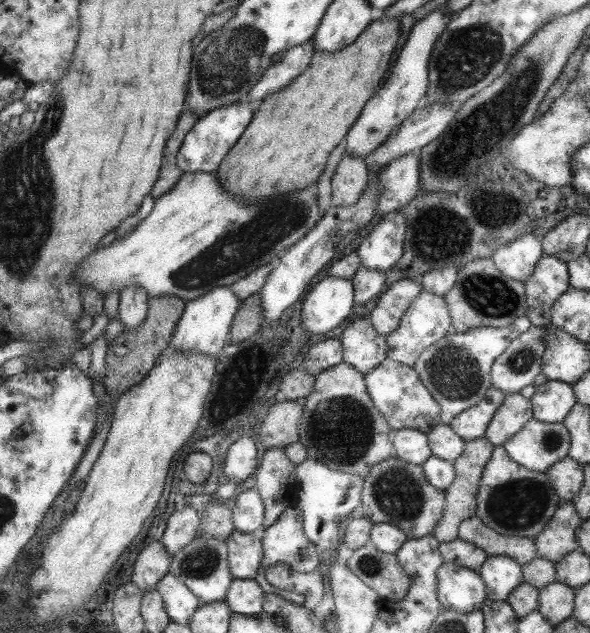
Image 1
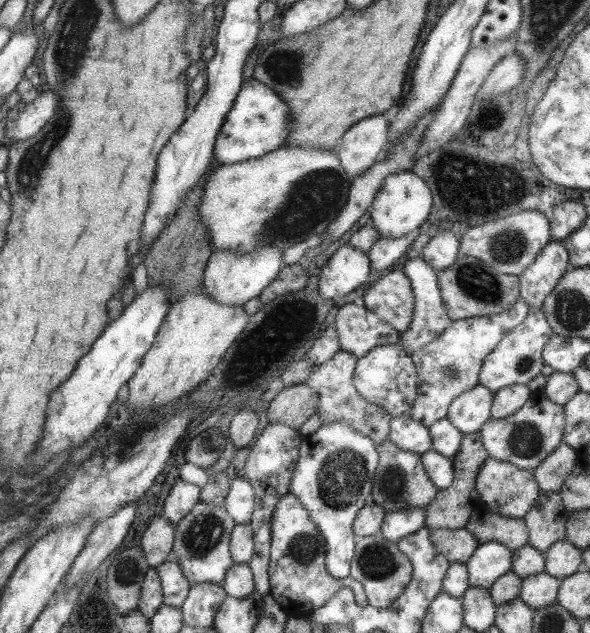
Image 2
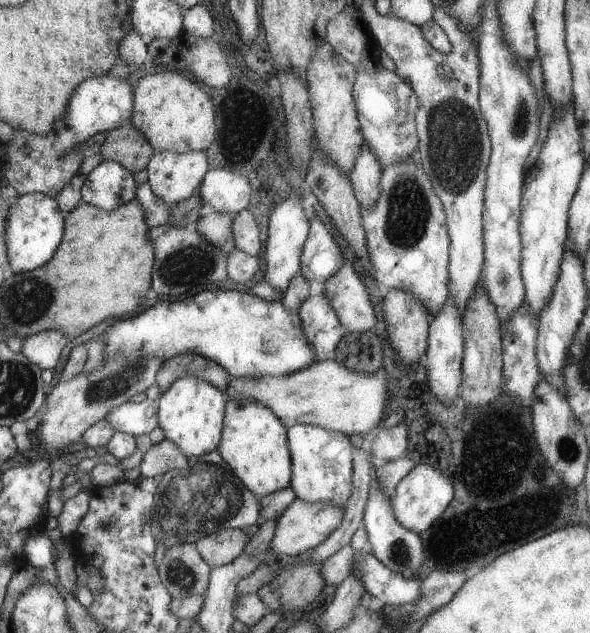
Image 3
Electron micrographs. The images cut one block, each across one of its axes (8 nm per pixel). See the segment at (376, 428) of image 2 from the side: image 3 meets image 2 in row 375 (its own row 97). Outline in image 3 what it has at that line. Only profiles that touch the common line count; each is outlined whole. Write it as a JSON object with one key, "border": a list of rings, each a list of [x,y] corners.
{"border":[[[325,40],[317,44],[311,52],[311,62],[305,70],[305,82],[309,86],[307,94],[313,106],[313,128],[319,142],[319,148],[339,166],[343,174],[349,174],[357,160],[357,150],[363,144],[363,130],[359,126],[359,114],[355,110],[353,86],[357,78],[357,68],[345,62],[337,50]]]}

